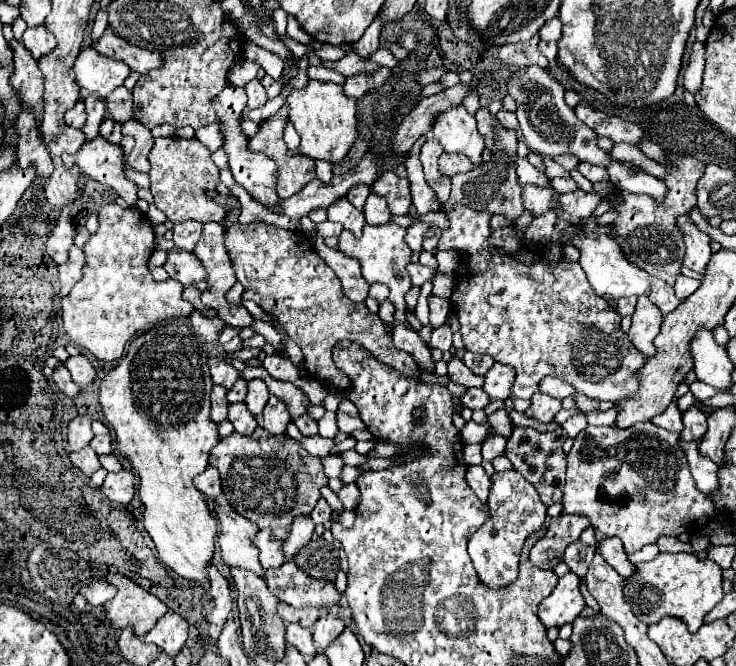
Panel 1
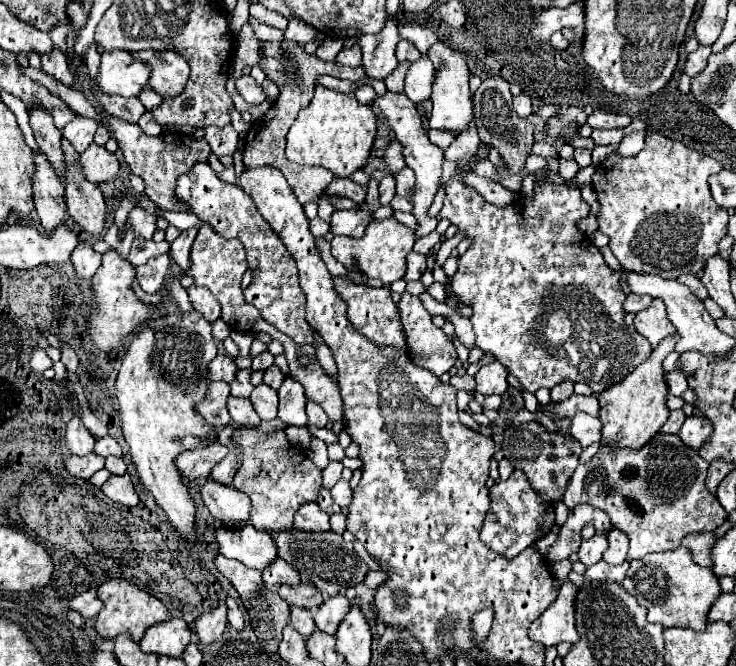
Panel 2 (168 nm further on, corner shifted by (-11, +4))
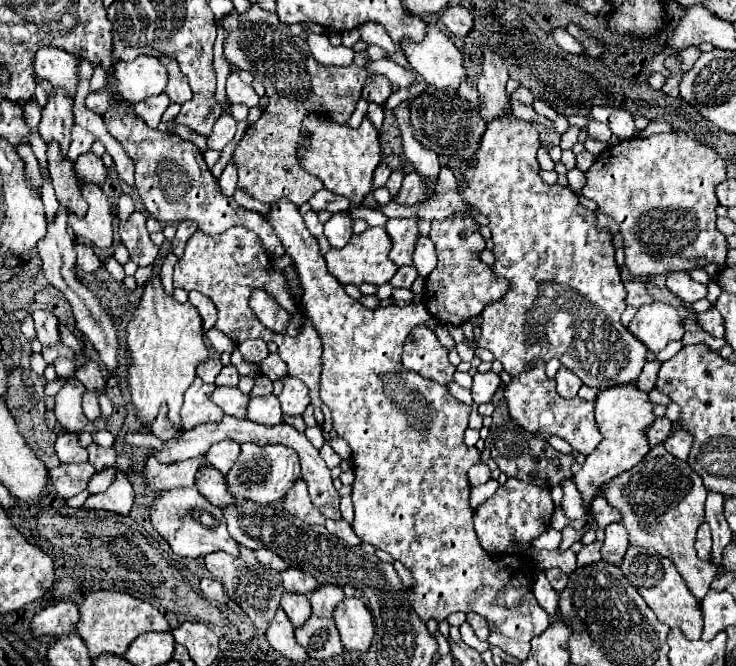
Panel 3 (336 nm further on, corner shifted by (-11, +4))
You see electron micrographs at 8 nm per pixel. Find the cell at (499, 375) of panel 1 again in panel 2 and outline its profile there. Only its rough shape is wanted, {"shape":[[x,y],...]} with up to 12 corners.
{"shape":[[495,360],[477,372],[481,394],[505,394],[507,368]]}

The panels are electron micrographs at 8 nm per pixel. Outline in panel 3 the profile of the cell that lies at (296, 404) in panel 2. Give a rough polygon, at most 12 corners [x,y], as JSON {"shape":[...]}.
{"shape":[[287,376],[279,402],[283,414],[301,416],[309,388]]}

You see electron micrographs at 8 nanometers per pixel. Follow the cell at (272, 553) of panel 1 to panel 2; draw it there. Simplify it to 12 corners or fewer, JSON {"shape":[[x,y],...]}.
{"shape":[[219,524],[219,552],[249,568],[267,568],[277,558],[269,534],[243,524]]}

